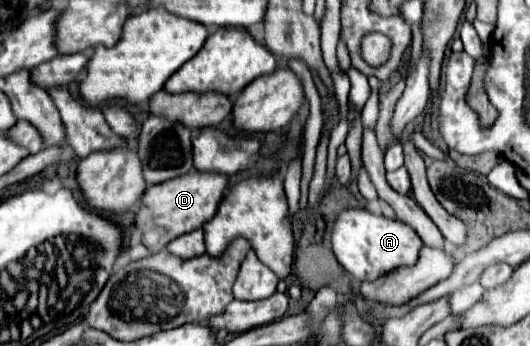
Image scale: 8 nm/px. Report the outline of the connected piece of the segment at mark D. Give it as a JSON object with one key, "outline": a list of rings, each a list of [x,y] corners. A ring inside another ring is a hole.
{"outline":[[[192,170],[184,176],[172,178],[168,182],[148,186],[140,198],[140,206],[134,214],[134,226],[142,234],[142,244],[152,252],[160,252],[168,246],[174,238],[188,234],[196,228],[202,228],[204,222],[208,222],[214,212],[218,210],[218,204],[222,200],[222,192],[226,188],[228,178],[224,174],[204,174],[198,170]]]}

